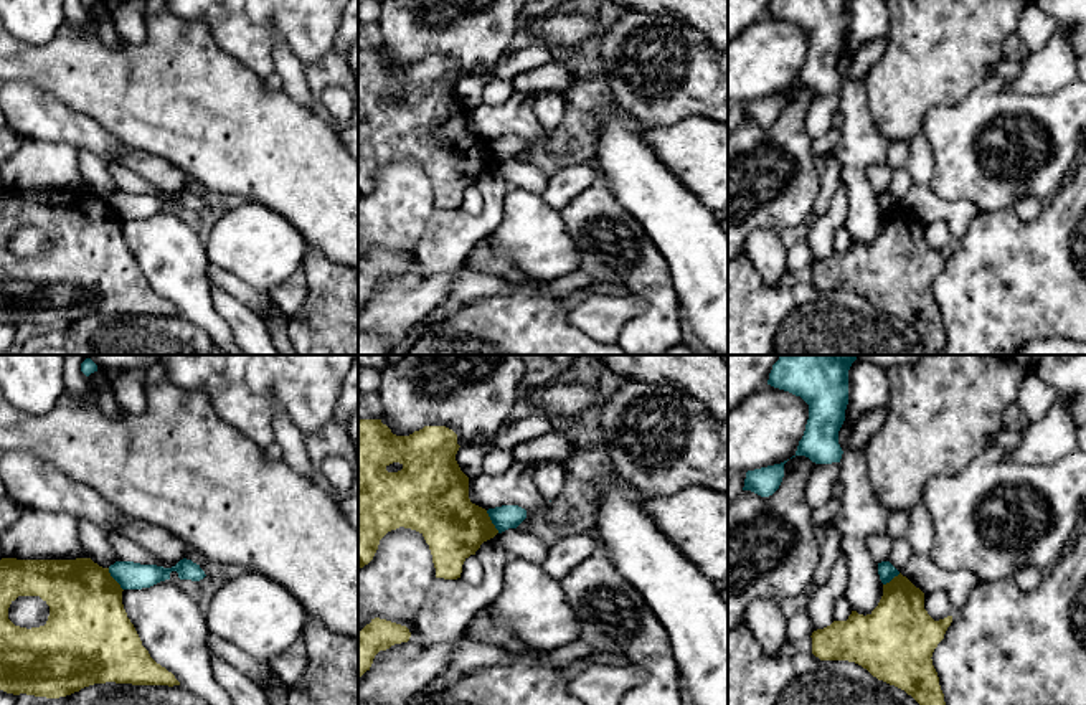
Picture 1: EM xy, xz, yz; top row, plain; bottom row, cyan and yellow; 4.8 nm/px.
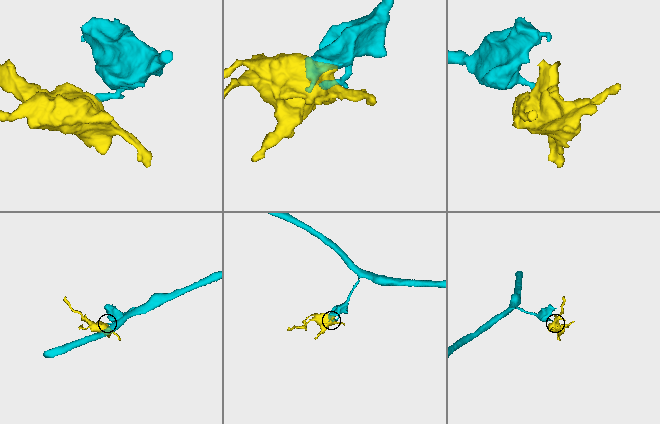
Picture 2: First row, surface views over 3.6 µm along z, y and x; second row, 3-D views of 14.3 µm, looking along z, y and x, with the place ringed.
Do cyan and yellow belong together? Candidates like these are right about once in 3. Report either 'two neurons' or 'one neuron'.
two neurons

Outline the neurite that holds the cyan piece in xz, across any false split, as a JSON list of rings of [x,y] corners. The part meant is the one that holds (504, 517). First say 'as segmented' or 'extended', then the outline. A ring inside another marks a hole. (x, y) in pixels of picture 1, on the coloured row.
as segmented; [[[518,505],[489,509],[487,513],[498,533],[517,528],[526,518],[526,510]]]

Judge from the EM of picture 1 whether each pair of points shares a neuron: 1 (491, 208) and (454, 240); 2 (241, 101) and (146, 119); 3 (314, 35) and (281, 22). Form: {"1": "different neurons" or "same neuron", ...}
{"1": "same neuron", "2": "same neuron", "3": "same neuron"}

